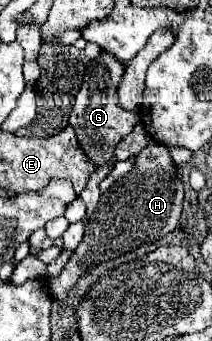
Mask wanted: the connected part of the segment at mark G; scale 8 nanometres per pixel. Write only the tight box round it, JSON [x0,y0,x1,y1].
[70,53,140,167]

